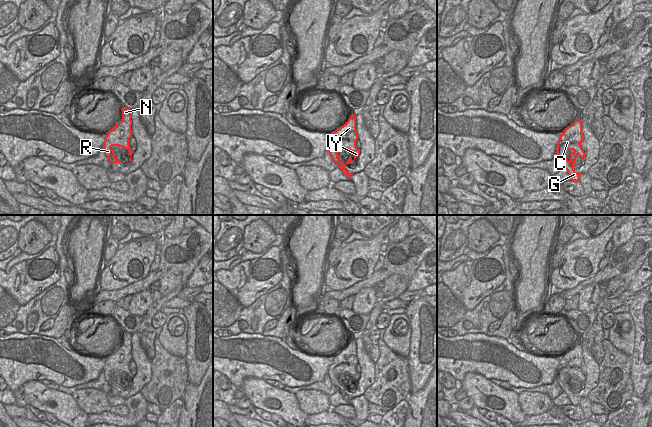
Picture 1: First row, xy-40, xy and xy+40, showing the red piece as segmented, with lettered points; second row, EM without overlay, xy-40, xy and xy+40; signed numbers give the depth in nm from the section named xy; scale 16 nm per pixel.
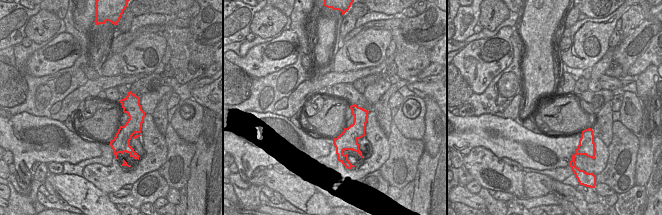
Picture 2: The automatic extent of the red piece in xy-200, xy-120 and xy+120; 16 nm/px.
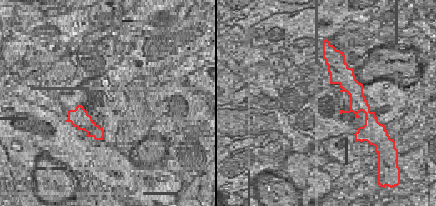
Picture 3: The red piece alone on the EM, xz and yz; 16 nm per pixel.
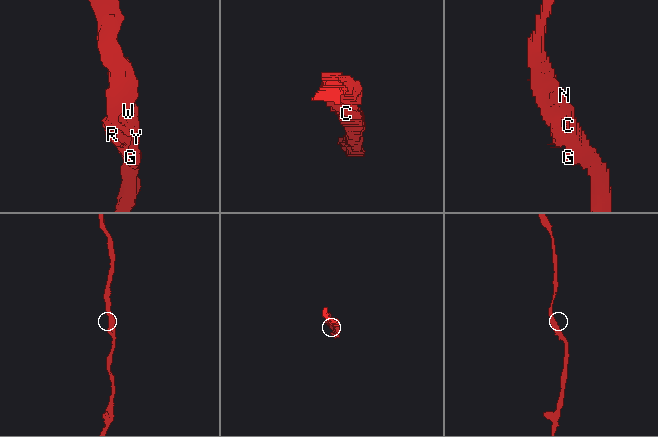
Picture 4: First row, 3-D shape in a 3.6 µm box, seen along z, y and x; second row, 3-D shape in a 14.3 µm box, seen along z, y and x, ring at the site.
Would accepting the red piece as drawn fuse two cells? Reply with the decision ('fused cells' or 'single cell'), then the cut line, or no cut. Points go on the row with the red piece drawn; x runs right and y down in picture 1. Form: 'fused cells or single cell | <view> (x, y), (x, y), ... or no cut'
single cell | no cut

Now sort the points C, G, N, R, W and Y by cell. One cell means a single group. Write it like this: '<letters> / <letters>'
C G N R W Y

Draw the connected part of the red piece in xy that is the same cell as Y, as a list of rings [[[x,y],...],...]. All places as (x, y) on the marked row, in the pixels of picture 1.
[[[352,114],[343,126],[335,131],[332,131],[332,140],[329,142],[327,148],[331,159],[338,165],[349,180],[353,174],[349,173],[345,169],[345,164],[339,160],[338,153],[340,150],[350,150],[353,153],[354,158],[348,159],[346,163],[350,164],[353,160],[355,161],[360,154],[360,149],[356,147],[357,140],[358,135],[356,131],[356,119],[355,115]]]

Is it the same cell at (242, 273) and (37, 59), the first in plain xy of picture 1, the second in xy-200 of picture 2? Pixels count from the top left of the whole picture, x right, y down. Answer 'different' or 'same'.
same

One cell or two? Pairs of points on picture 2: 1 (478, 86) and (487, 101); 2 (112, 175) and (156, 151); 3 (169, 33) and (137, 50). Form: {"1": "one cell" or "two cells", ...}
{"1": "two cells", "2": "one cell", "3": "two cells"}

